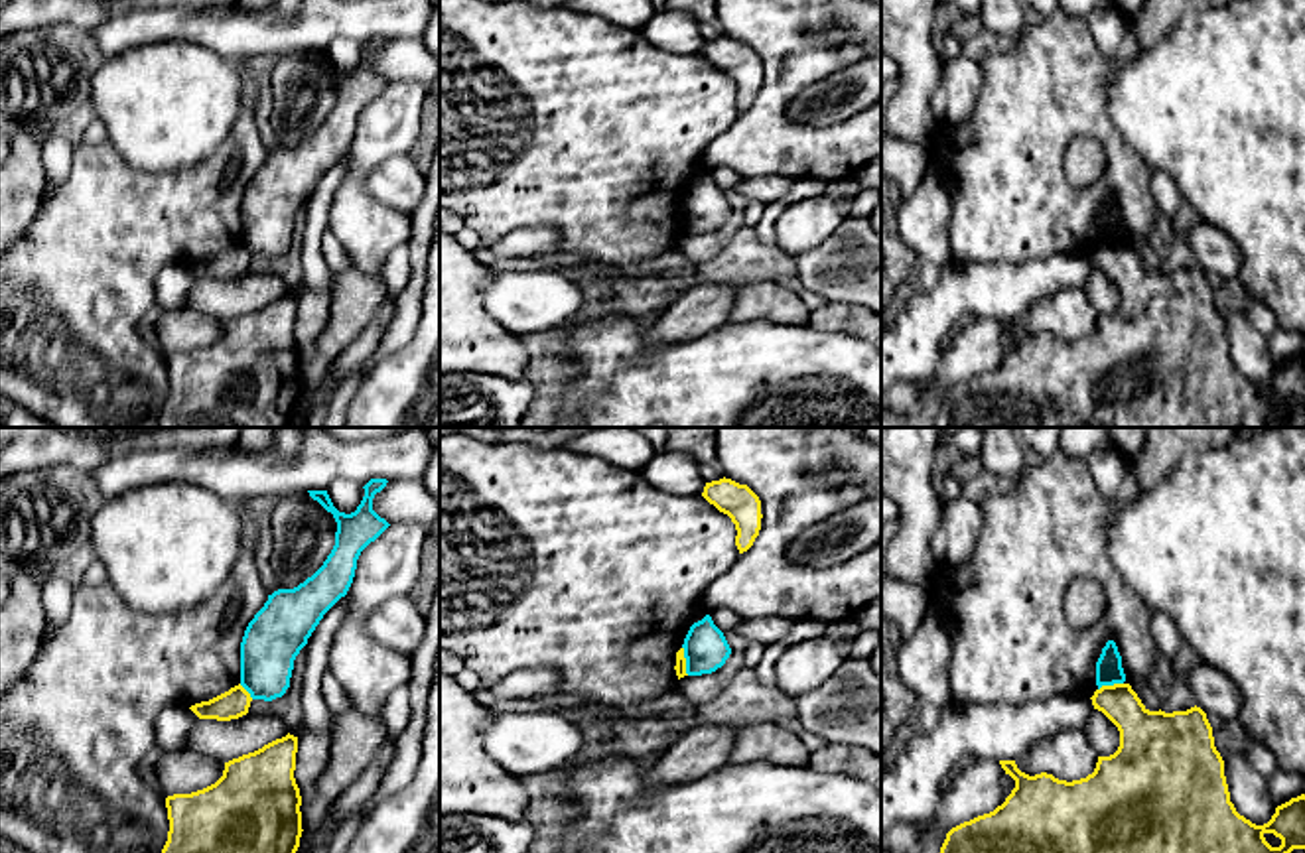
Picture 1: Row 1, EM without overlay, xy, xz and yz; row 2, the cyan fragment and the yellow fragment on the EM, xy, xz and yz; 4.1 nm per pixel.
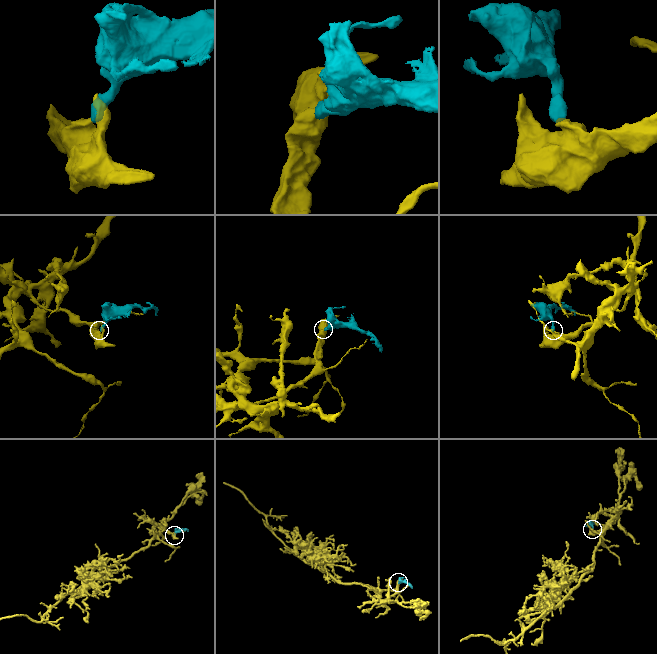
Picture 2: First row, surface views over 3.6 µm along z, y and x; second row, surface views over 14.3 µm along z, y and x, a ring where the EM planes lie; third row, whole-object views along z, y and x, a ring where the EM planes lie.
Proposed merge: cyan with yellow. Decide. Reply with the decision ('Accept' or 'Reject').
Reject

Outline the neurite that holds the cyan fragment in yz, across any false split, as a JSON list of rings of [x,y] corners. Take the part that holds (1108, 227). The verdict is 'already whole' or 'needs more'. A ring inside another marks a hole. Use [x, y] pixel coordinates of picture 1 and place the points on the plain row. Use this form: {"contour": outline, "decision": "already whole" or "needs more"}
{"contour": [[[1108,199],[1096,221],[1096,244],[1100,248],[1102,244],[1114,244],[1124,240],[1126,240],[1126,232],[1122,227],[1122,215],[1118,211],[1116,201]]], "decision": "already whole"}

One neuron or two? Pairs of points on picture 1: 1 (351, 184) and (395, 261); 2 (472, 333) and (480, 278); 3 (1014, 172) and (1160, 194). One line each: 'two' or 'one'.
1: two
2: one
3: two

